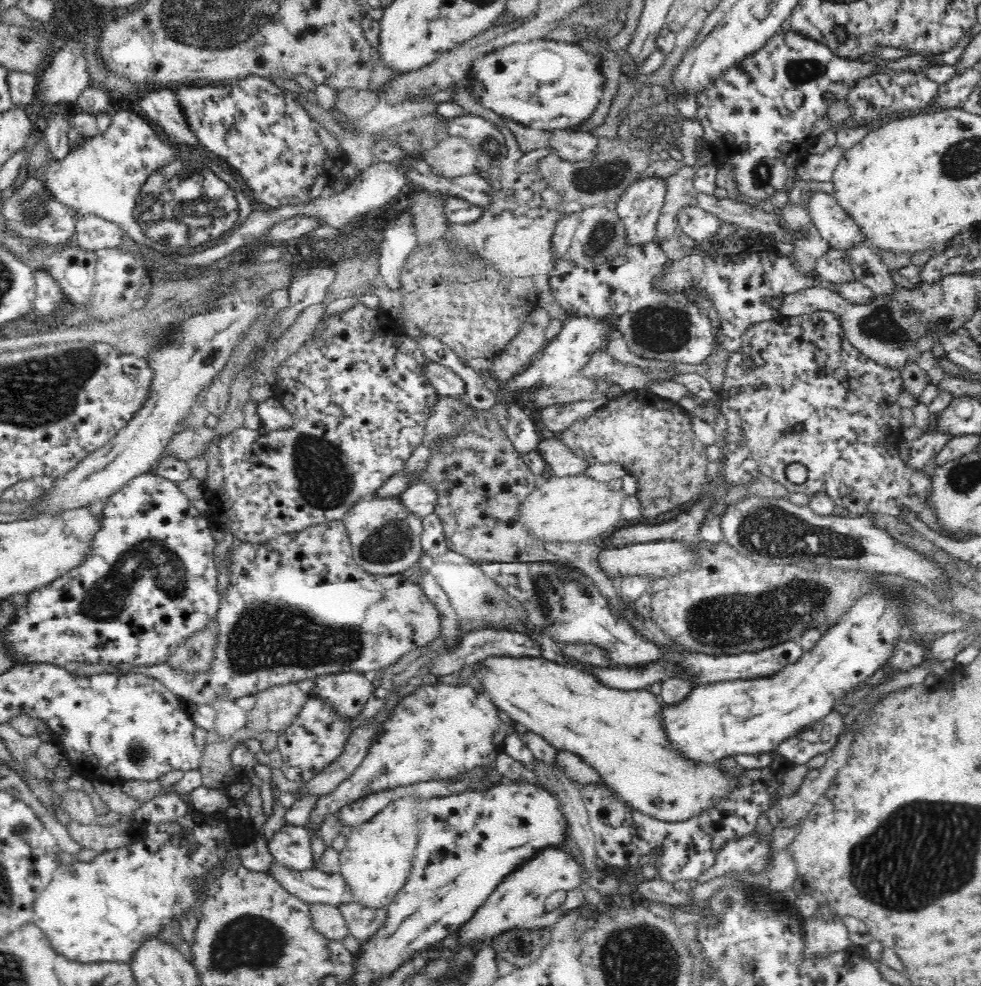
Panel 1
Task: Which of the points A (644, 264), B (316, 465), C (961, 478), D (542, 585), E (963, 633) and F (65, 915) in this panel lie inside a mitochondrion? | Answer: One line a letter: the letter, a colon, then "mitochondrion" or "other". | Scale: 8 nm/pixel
A: other
B: mitochondrion
C: mitochondrion
D: mitochondrion
E: other
F: other

